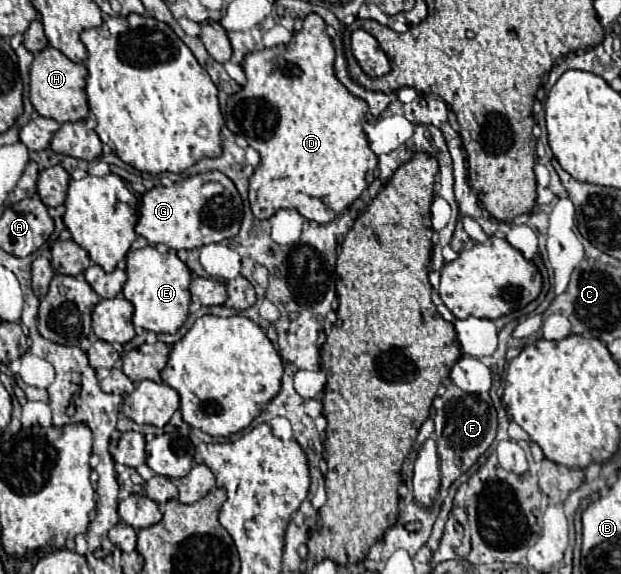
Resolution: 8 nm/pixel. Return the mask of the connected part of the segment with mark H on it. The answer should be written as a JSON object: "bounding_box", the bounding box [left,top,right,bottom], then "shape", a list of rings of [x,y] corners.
{"bounding_box":[30,47,88,123],"shape":[[[54,47],[42,49],[30,67],[30,103],[34,109],[48,119],[58,123],[68,121],[82,121],[88,115],[88,101],[86,101],[86,67],[82,63],[70,61]]]}

